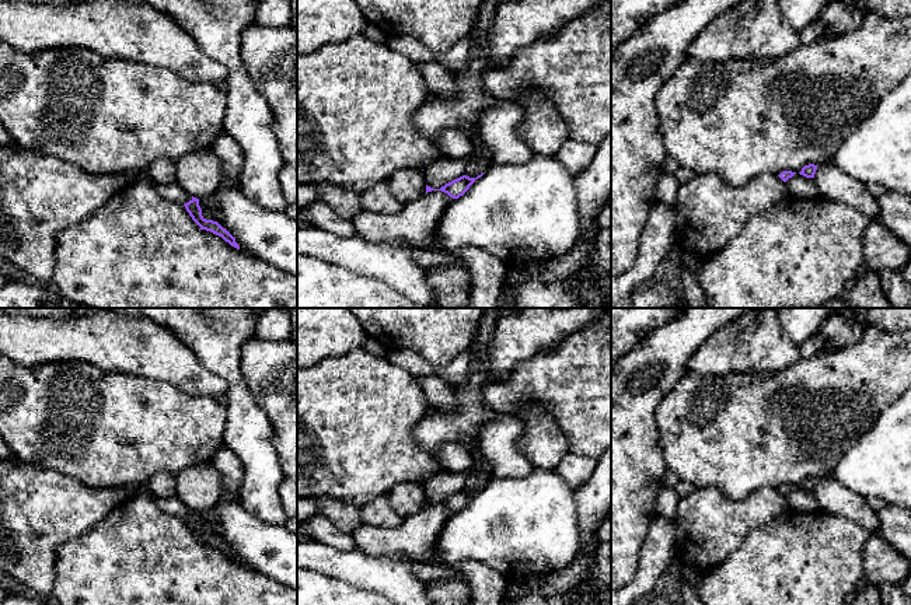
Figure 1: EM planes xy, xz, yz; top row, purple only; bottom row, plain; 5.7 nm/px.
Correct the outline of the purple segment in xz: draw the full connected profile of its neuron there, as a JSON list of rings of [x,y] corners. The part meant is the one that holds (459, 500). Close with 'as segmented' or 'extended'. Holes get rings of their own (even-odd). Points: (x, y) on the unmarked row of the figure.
[[[484,487],[478,489],[477,492],[470,492],[467,489],[463,489],[448,497],[446,497],[444,500],[441,500],[440,503],[433,503],[430,500],[426,499],[426,507],[432,506],[432,504],[441,504],[444,507],[447,507],[450,511],[453,513],[458,513],[460,510],[463,510],[470,500],[478,493],[481,492]]]; as segmented

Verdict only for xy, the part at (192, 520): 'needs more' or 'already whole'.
already whole

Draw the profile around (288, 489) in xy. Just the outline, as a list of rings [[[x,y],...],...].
[[[285,478],[279,486],[283,511],[289,517],[297,517],[297,480]]]

